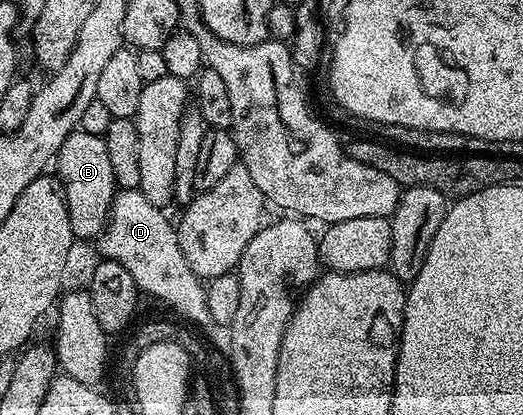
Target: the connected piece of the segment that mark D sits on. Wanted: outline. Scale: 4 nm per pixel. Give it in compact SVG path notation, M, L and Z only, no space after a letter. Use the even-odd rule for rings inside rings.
M121 189L113 197L109 221L99 236L101 255L119 261L131 277L135 277L138 292L154 295L169 307L174 307L185 319L193 323L210 322L205 296L205 283L187 265L187 257L179 245L177 228L165 216L166 212L156 207L140 189Z

